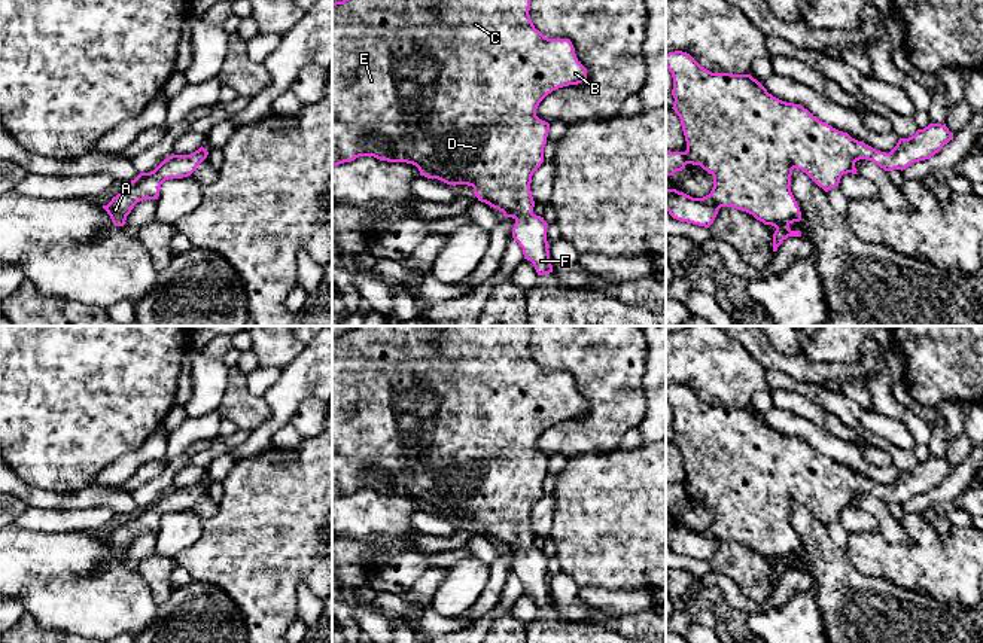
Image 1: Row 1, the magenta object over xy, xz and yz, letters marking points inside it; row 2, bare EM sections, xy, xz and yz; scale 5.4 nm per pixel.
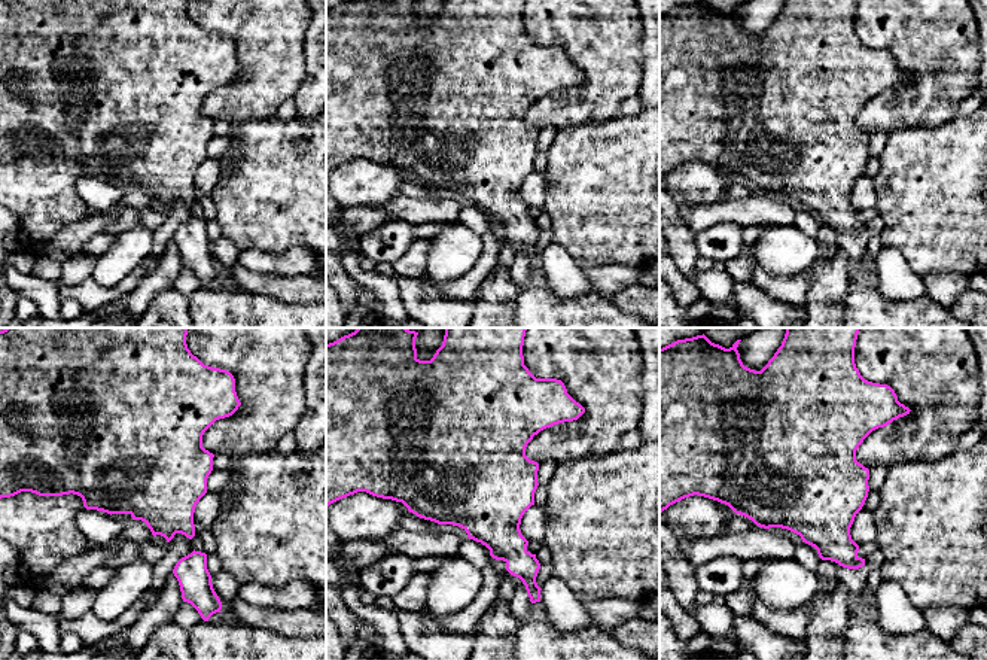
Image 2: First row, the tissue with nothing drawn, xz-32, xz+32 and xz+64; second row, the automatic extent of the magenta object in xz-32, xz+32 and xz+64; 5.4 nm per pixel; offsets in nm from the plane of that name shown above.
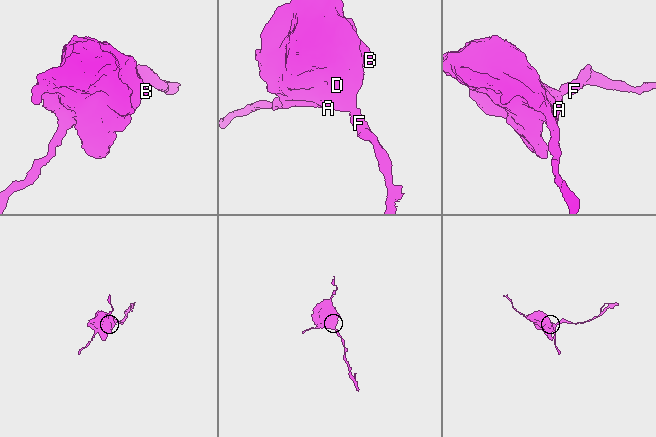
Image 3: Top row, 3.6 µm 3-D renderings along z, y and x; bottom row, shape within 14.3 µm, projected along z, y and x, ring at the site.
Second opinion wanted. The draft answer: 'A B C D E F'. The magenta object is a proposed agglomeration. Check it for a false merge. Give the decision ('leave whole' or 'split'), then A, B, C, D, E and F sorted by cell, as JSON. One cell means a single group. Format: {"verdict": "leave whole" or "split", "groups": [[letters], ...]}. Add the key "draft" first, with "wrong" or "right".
{"draft": "right", "verdict": "leave whole", "groups": [["A", "B", "C", "D", "E", "F"]]}

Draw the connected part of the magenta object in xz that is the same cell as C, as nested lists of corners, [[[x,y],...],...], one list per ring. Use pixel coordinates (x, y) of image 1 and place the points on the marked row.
[[[343,0],[332,3],[332,167],[351,162],[359,156],[374,156],[387,162],[407,162],[419,168],[420,176],[438,179],[447,185],[474,188],[478,201],[489,204],[515,220],[512,238],[523,249],[538,275],[553,272],[548,223],[533,213],[532,176],[544,162],[550,124],[536,116],[539,103],[553,91],[578,85],[587,79],[587,68],[578,61],[569,39],[548,39],[535,28],[530,0]]]

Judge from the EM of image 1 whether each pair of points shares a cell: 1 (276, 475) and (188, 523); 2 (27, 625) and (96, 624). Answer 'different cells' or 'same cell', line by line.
1: different cells
2: different cells

